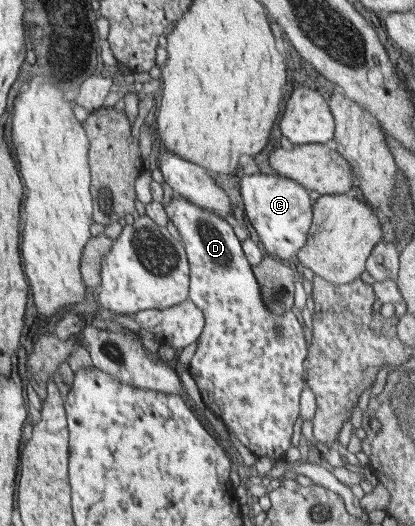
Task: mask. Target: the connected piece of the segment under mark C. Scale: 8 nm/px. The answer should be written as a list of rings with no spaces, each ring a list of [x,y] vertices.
[[[256,172],[240,178],[240,194],[244,210],[266,250],[280,260],[290,263],[307,241],[312,225],[312,200],[309,190],[297,180],[279,175]]]

